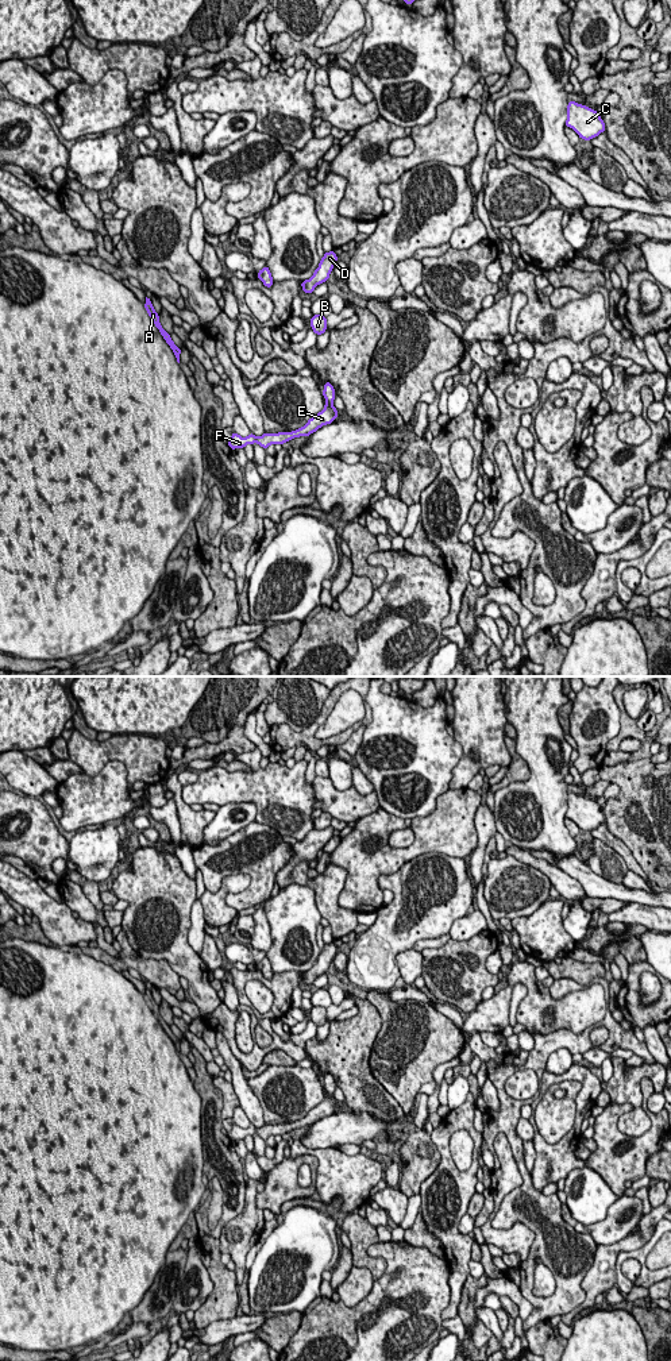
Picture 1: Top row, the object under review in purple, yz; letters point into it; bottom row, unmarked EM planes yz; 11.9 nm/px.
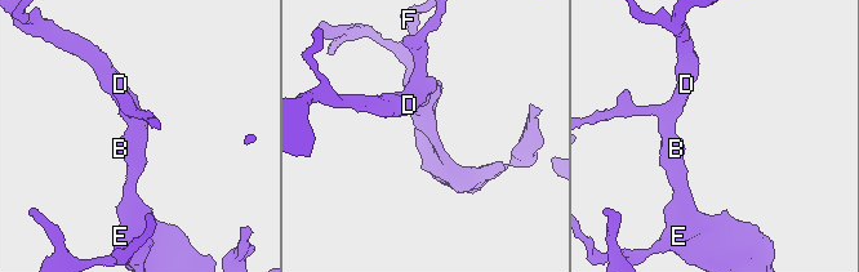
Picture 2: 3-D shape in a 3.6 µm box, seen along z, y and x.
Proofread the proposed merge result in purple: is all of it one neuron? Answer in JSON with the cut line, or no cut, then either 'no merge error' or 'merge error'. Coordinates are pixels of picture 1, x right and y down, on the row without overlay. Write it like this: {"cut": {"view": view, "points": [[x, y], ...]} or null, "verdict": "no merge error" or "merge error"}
{"cut": null, "verdict": "no merge error"}

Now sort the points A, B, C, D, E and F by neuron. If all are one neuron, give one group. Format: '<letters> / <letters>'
A B C D E F

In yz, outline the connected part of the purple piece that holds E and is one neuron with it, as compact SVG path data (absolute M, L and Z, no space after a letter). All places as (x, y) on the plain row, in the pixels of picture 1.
M325 1073L323 1082L323 1088L325 1090L325 1096L321 1103L308 1111L308 1114L292 1123L278 1123L278 1125L267 1125L265 1123L262 1127L257 1129L254 1125L250 1125L247 1129L242 1129L236 1123L232 1123L231 1130L227 1133L231 1141L244 1140L247 1136L258 1134L265 1141L270 1136L284 1136L294 1129L309 1127L316 1123L323 1117L333 1114L333 1111L339 1107L336 1099L333 1098L335 1091L335 1079L331 1073Z

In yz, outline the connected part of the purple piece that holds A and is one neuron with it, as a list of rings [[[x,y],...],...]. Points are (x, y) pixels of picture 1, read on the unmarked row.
[[[146,988],[146,995],[144,995],[146,1003],[149,1005],[149,1007],[151,1009],[153,1014],[155,1015],[155,1018],[159,1021],[161,1026],[163,1028],[163,1030],[166,1032],[166,1034],[170,1037],[170,1040],[173,1041],[177,1053],[180,1055],[180,1045],[181,1045],[181,1040],[178,1040],[174,1033],[171,1032],[170,1026],[162,1019],[161,1014],[159,1014],[159,1007],[155,1003],[151,991]]]

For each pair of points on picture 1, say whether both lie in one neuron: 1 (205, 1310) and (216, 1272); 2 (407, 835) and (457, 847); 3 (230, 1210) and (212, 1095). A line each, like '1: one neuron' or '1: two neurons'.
1: one neuron
2: two neurons
3: one neuron

